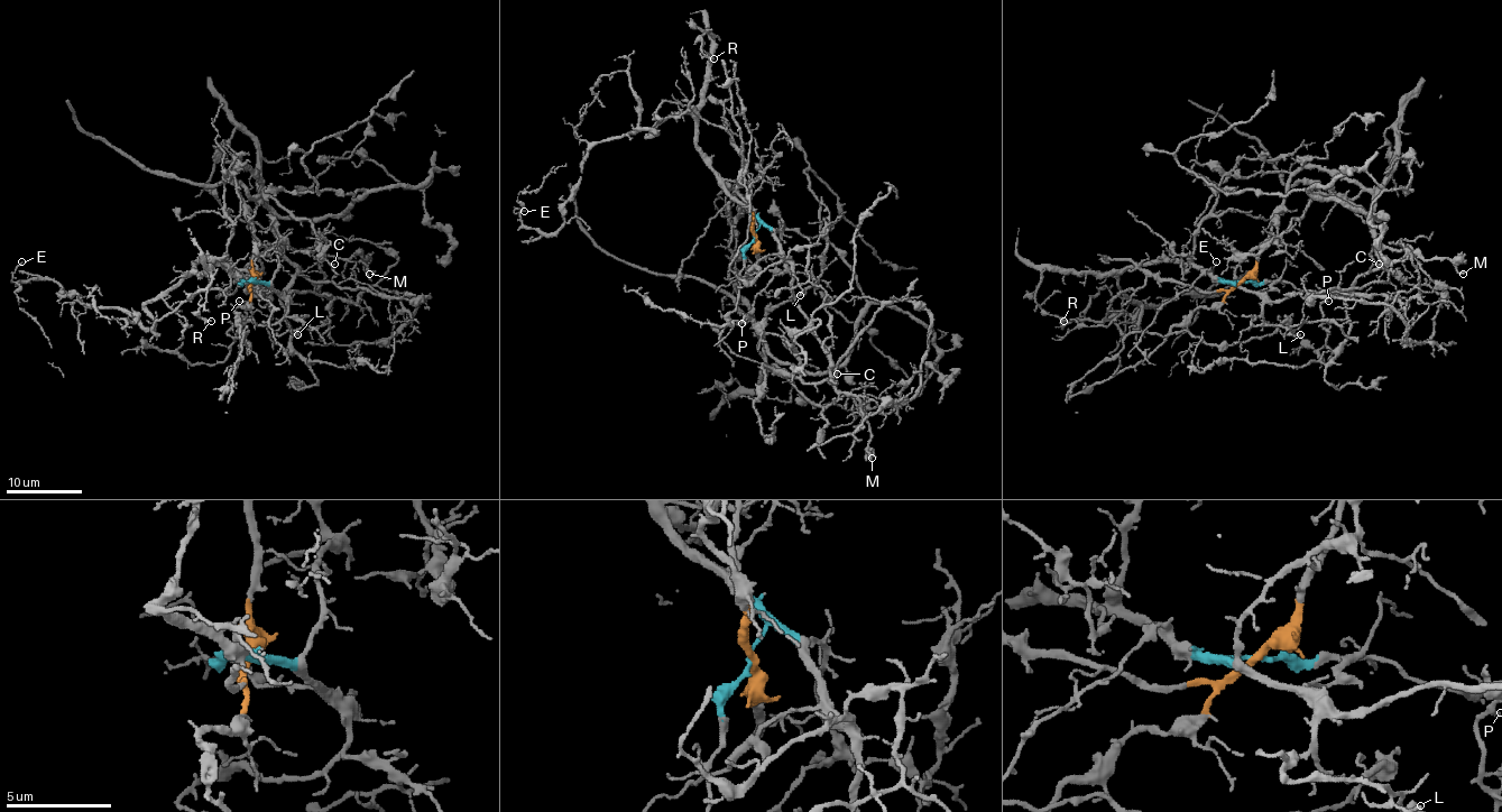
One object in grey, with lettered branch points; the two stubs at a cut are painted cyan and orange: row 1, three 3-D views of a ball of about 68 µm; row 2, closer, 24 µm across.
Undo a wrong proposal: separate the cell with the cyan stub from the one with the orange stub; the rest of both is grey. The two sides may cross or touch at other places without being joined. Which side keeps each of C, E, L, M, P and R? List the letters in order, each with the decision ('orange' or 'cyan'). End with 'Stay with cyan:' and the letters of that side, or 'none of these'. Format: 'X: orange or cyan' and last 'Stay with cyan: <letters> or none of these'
C: orange
E: cyan
L: cyan
M: orange
P: orange
R: cyan
Stay with cyan: E, L, R

